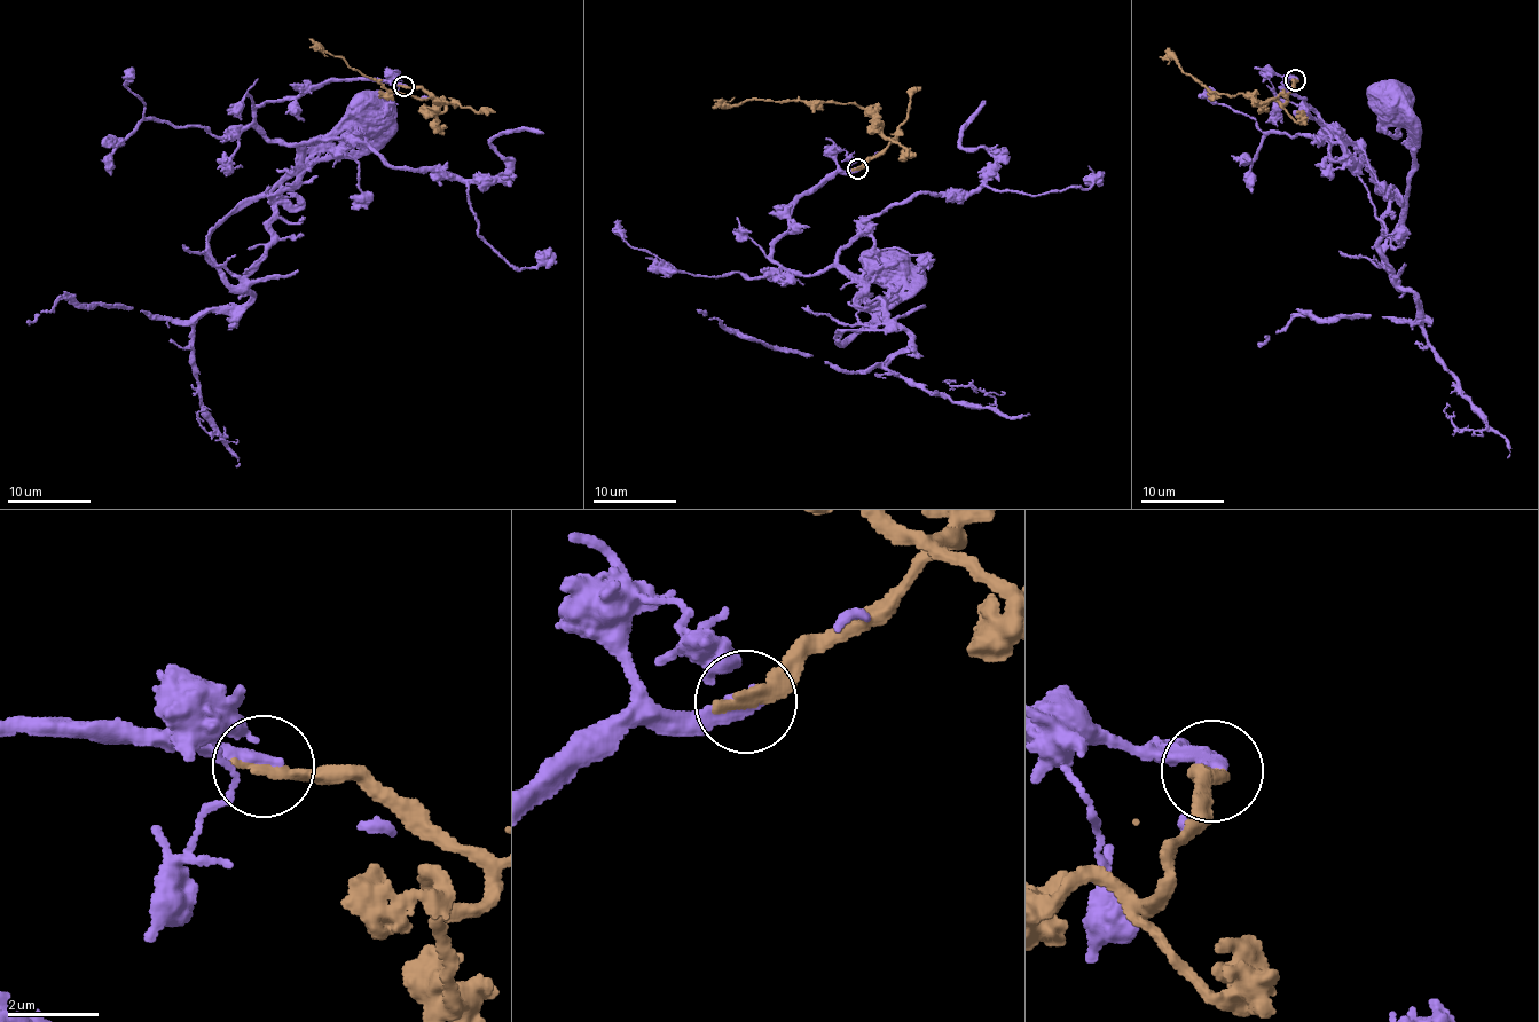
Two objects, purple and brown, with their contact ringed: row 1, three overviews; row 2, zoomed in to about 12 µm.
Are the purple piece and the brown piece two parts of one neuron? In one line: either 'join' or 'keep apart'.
keep apart

